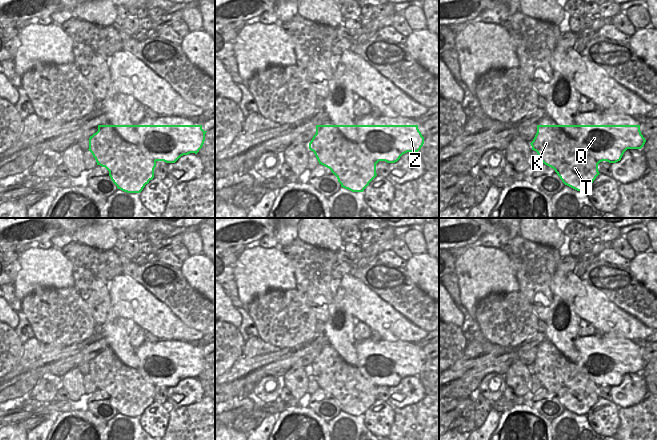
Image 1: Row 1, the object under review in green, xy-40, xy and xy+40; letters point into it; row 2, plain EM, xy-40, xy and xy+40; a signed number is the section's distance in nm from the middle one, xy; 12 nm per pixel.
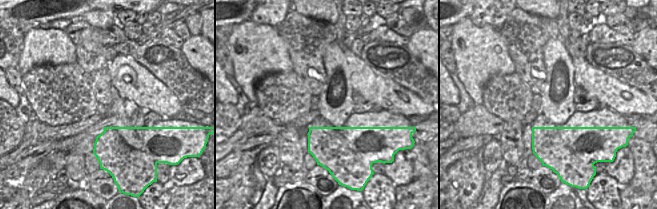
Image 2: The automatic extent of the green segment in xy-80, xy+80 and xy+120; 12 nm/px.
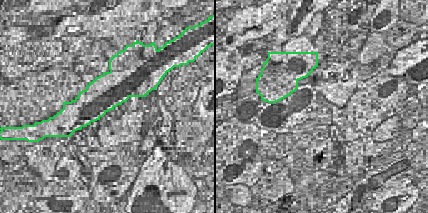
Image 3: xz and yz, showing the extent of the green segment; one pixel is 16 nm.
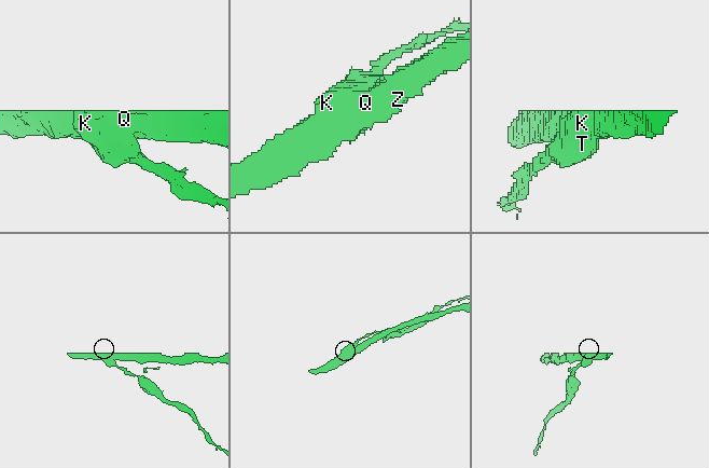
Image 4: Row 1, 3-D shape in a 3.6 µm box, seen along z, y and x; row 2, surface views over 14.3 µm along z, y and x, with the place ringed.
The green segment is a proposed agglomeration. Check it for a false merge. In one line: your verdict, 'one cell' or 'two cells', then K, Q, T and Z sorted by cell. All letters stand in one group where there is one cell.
two cells; groups K T / Q Z

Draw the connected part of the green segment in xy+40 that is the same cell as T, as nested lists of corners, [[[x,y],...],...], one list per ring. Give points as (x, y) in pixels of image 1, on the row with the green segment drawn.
[[[537,125],[537,133],[530,144],[542,163],[553,168],[565,185],[577,191],[587,191],[600,174],[598,171],[600,161],[581,147],[578,141],[570,139],[561,131],[554,131],[552,125]]]

